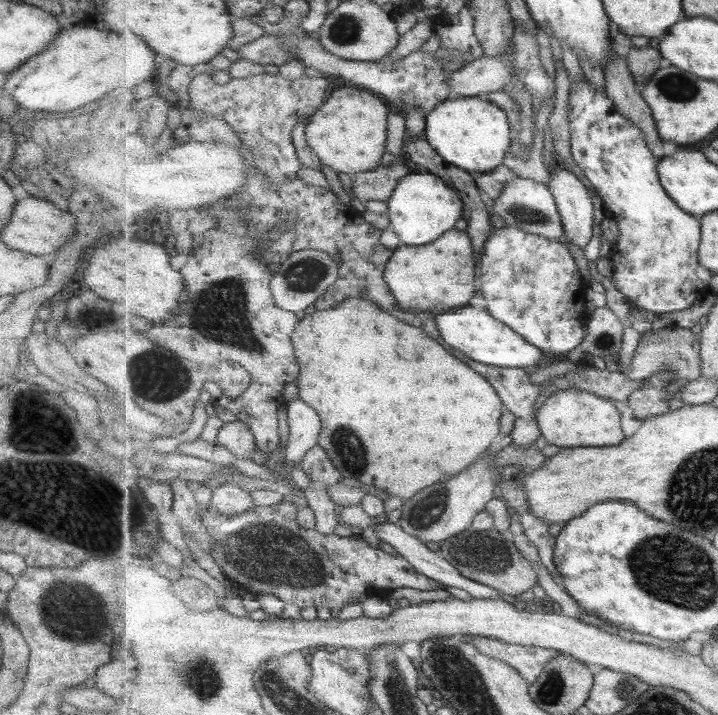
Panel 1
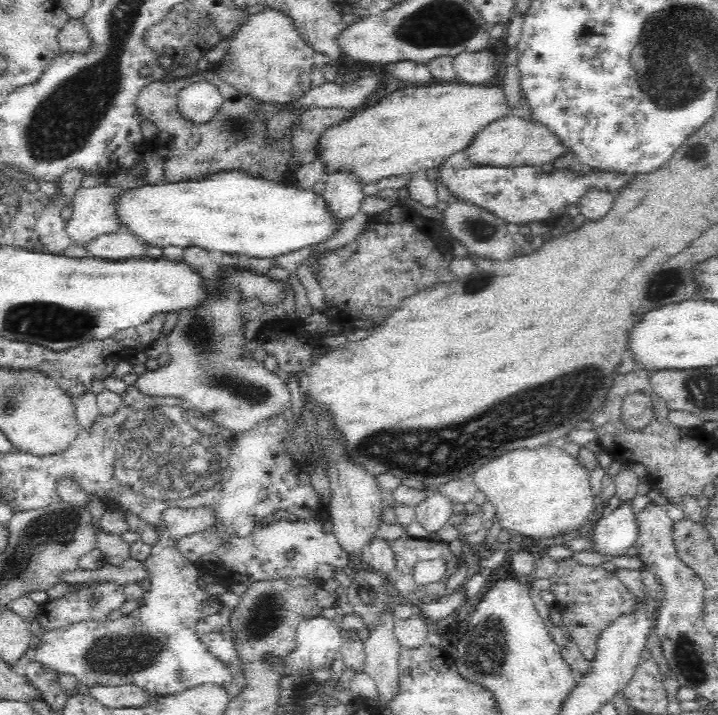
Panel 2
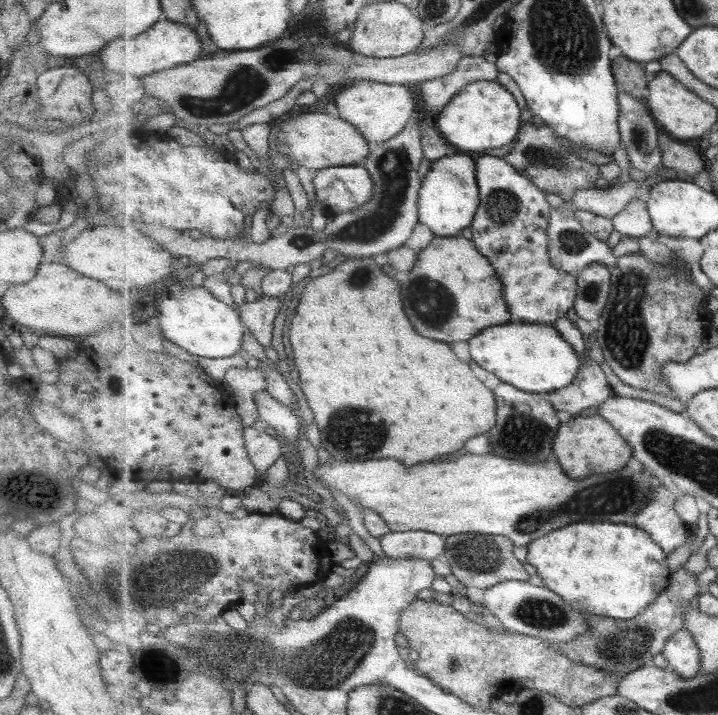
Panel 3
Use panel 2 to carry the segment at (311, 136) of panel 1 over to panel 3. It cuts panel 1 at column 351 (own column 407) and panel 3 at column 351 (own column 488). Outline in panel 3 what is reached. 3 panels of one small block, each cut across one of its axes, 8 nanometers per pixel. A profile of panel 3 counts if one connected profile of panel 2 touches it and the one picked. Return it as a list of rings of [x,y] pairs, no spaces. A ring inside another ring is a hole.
[[[376,81],[356,82],[336,96],[339,116],[354,124],[368,143],[384,143],[400,134],[411,123],[417,102],[411,94],[412,87],[401,84],[381,84]]]

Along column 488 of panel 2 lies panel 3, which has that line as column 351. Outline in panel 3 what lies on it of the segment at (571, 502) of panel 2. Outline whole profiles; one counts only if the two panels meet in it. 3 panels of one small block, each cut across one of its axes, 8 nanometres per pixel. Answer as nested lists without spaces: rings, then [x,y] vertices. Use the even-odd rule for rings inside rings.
[[[463,454],[459,458],[435,462],[422,462],[411,466],[397,462],[395,458],[349,462],[335,460],[333,463],[318,463],[313,471],[315,477],[327,489],[346,495],[363,510],[371,509],[380,515],[391,532],[421,530],[433,532],[445,538],[457,534],[479,533],[511,537],[517,547],[528,547],[534,540],[547,536],[553,530],[565,528],[575,522],[615,522],[615,524],[636,525],[641,510],[647,508],[653,490],[655,477],[646,470],[635,471],[625,467],[609,474],[597,474],[587,479],[571,480],[558,460],[541,464],[521,464],[493,454],[475,456]]]

